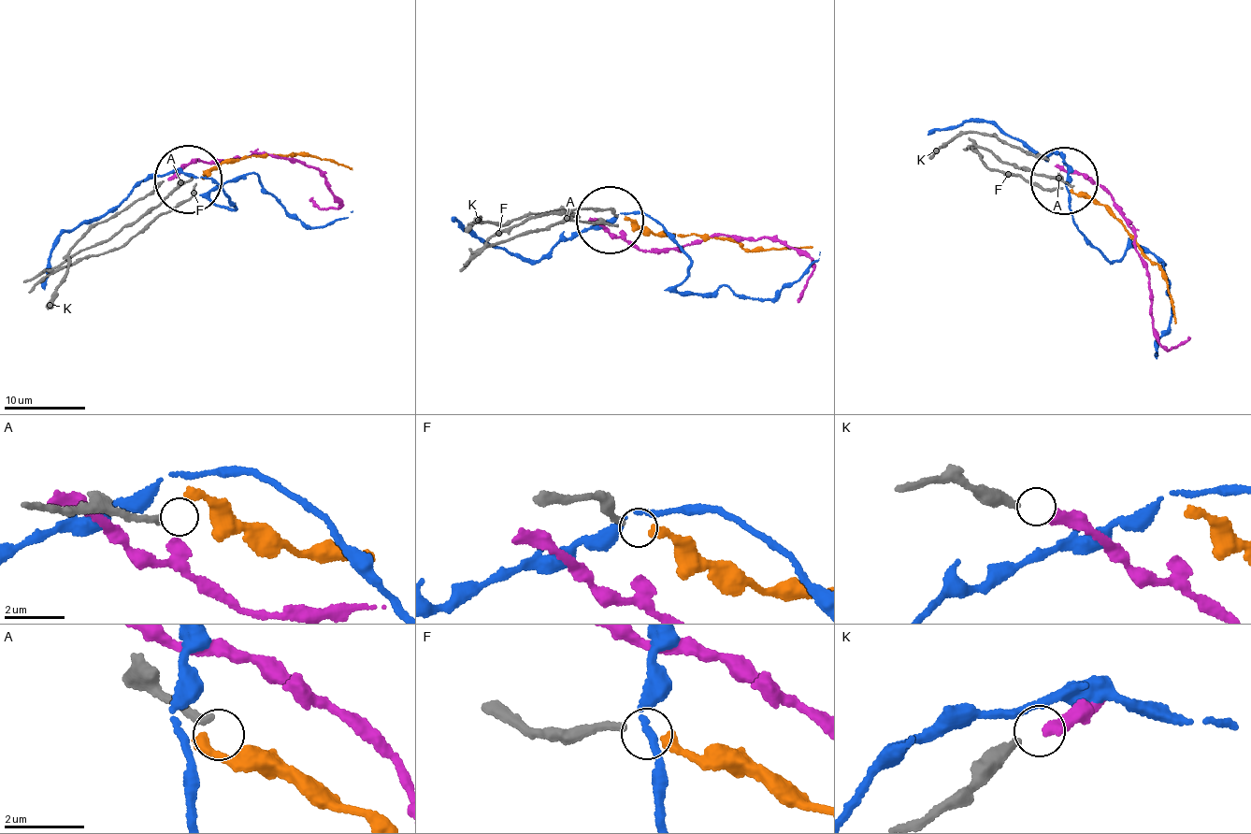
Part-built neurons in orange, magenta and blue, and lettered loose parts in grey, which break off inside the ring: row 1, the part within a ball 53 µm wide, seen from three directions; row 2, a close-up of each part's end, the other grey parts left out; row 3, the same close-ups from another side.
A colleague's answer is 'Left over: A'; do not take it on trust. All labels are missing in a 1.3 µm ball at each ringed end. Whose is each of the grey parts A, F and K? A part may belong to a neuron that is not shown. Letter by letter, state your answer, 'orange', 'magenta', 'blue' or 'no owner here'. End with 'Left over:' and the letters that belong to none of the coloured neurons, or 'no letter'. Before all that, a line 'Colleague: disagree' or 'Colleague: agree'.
Colleague: agree
A: no owner here
F: orange
K: magenta
Left over: A

